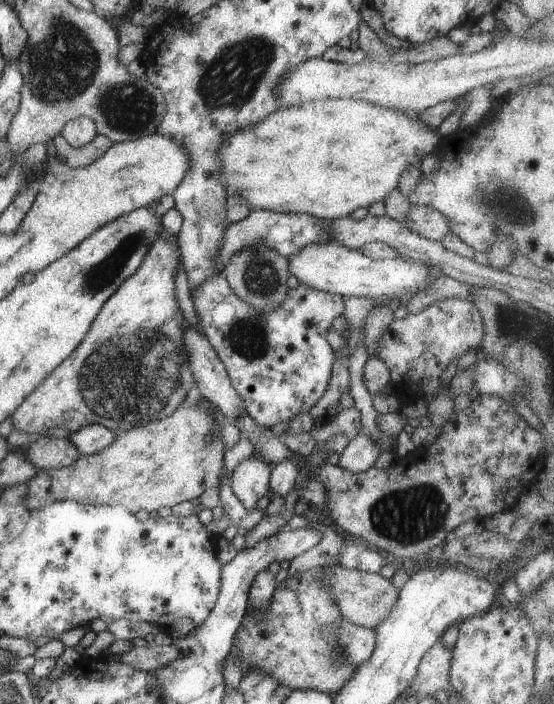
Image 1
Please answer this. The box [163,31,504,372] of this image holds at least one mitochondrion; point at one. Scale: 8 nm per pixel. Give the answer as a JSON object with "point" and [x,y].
{"point":[230,78]}

